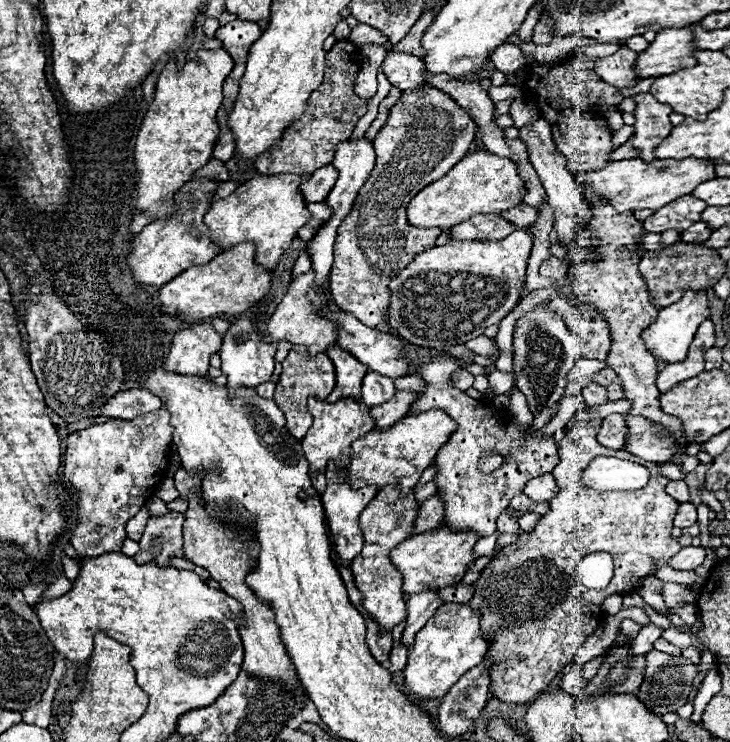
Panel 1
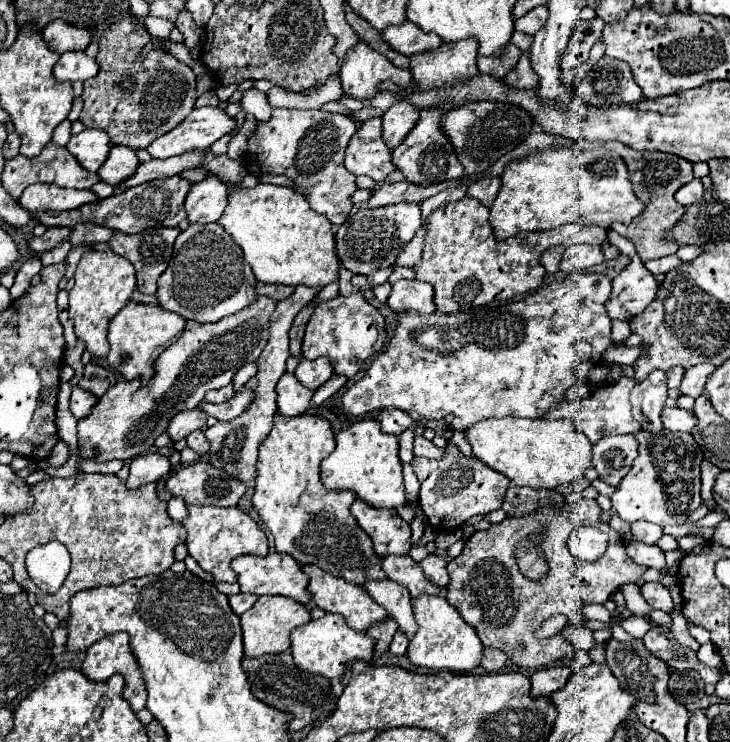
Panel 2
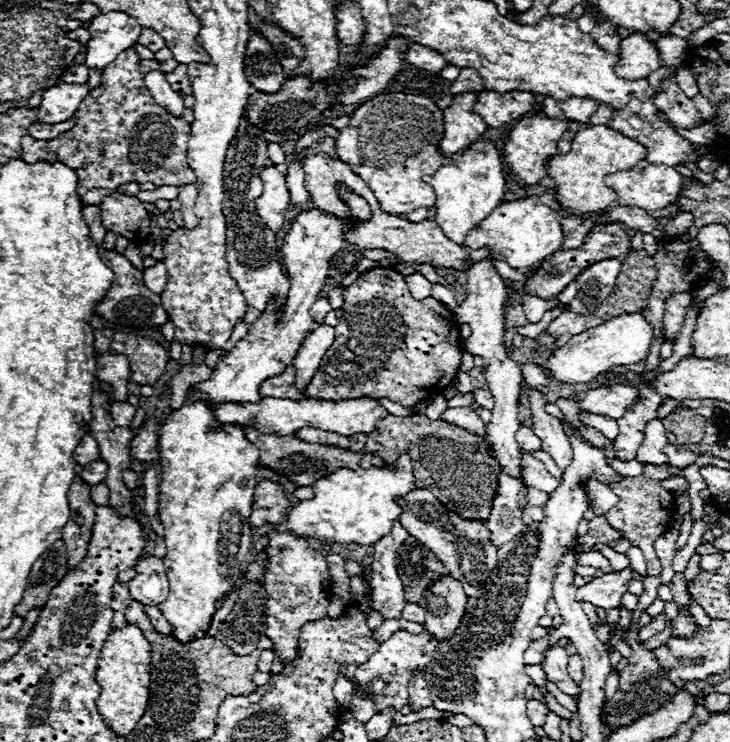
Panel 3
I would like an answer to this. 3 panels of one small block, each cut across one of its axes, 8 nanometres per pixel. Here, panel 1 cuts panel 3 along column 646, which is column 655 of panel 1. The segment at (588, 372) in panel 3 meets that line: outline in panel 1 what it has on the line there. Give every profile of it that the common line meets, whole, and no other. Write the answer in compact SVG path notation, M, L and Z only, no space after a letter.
M704 290L702 292L686 292L682 296L682 300L660 310L658 320L652 326L648 326L642 334L646 346L654 352L654 356L658 356L664 362L678 362L678 360L686 358L688 346L692 344L692 338L694 338L698 326L702 324L702 320L712 316L710 308L708 308L708 300L710 300L710 294Z

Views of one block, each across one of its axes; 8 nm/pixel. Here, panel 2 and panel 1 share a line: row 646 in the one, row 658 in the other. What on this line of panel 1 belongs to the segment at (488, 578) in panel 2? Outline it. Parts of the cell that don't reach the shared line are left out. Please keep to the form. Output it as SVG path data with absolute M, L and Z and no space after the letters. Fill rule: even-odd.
M590 406L576 410L576 414L564 428L564 438L560 440L560 462L552 470L552 476L560 484L560 492L550 500L550 510L540 518L538 526L532 532L520 532L520 540L506 546L486 566L484 574L476 580L476 592L470 600L470 606L478 608L482 614L482 632L494 634L494 640L490 642L490 650L486 654L486 658L494 660L494 666L490 668L490 694L494 694L502 702L526 704L540 696L550 686L550 678L560 674L564 670L564 664L570 664L574 660L584 640L602 624L602 618L598 616L604 614L600 608L604 598L610 594L632 592L642 578L656 574L656 568L652 568L654 562L660 560L662 566L668 566L670 556L674 556L674 552L682 548L676 540L670 538L678 502L666 496L664 488L668 484L668 478L660 474L656 464L652 464L650 468L652 480L644 490L638 492L596 492L584 484L584 470L596 456L616 456L616 450L598 444L596 434L602 418L592 418L588 410ZM598 550L612 554L614 572L618 566L618 582L614 582L612 578L608 588L588 590L586 586L582 586L576 568L586 554Z

